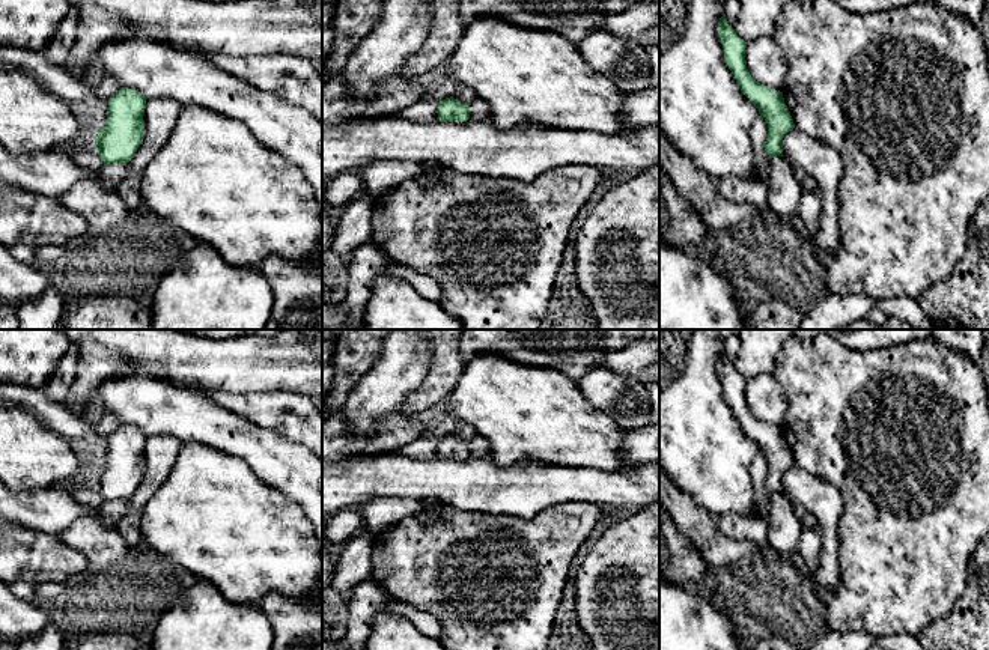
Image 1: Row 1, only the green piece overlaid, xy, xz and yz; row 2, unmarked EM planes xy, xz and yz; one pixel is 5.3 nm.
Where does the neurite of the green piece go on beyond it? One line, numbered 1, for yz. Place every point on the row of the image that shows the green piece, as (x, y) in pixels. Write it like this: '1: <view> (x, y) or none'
1: none

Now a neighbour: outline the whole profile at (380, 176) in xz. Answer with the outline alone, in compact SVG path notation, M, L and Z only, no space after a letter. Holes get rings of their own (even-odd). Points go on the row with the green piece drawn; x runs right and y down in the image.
M381 159L364 166L361 179L370 194L381 196L420 173L423 173L421 164Z

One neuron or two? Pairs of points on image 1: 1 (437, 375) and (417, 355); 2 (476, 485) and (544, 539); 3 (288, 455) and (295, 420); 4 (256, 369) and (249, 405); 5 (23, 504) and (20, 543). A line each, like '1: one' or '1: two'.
1: two
2: two
3: two
4: two
5: two

